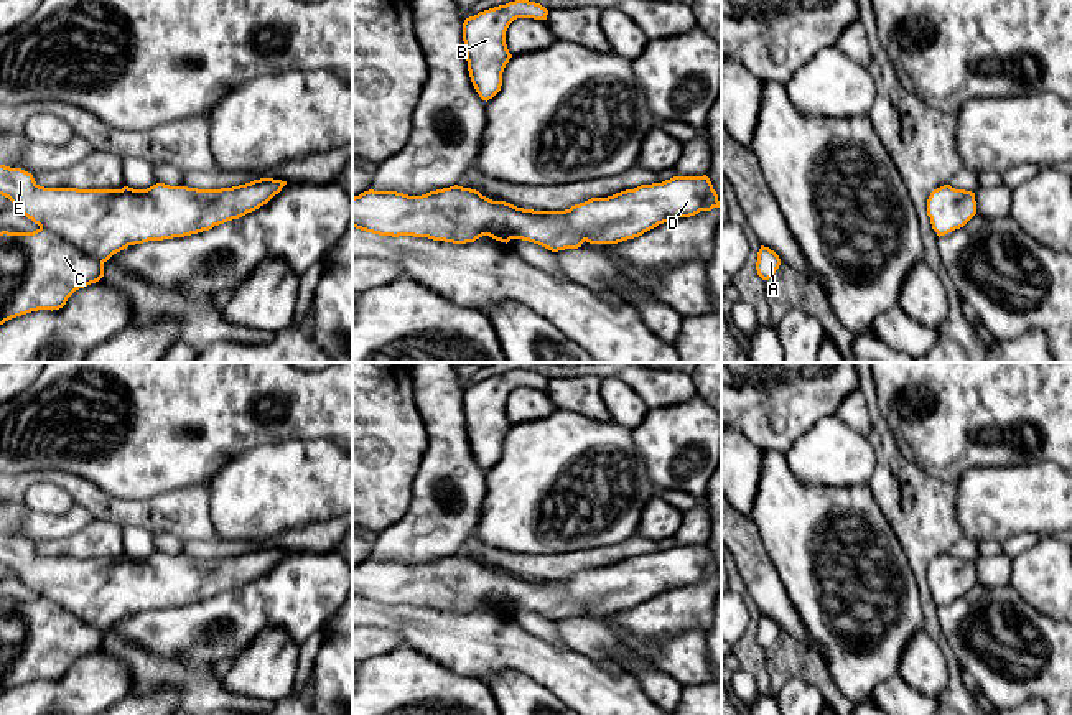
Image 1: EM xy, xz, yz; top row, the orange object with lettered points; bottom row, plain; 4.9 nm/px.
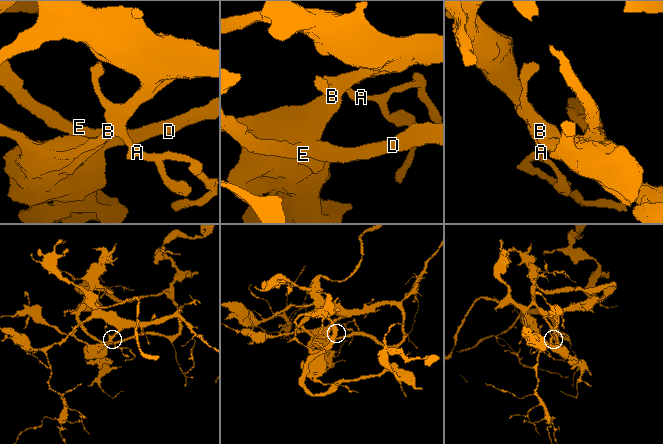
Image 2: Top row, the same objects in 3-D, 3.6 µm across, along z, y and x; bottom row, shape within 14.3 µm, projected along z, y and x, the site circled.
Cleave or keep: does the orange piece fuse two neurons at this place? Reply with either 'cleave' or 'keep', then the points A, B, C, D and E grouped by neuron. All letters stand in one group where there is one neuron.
keep; A B C D E

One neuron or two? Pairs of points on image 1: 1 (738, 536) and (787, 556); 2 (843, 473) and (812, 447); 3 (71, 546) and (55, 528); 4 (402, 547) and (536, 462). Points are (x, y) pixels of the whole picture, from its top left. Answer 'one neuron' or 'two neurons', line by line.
1: two neurons
2: one neuron
3: two neurons
4: two neurons

